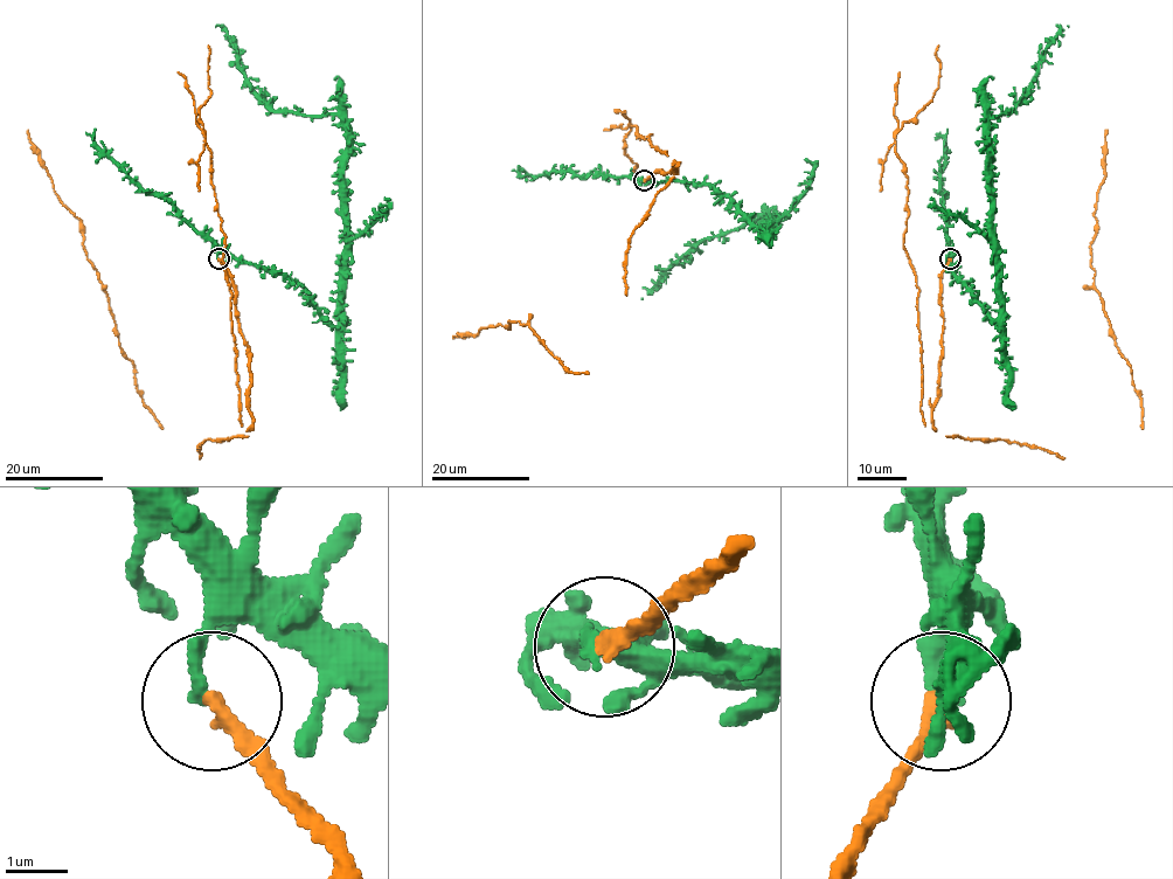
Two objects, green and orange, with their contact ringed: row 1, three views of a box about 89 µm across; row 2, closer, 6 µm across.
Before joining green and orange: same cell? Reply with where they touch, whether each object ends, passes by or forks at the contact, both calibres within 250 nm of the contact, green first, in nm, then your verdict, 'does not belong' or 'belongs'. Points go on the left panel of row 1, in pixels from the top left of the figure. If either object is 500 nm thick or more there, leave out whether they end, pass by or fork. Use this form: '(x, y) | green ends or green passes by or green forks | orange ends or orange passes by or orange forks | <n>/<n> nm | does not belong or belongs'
(219, 258) | green ends | orange ends | 280/280 nm | does not belong

